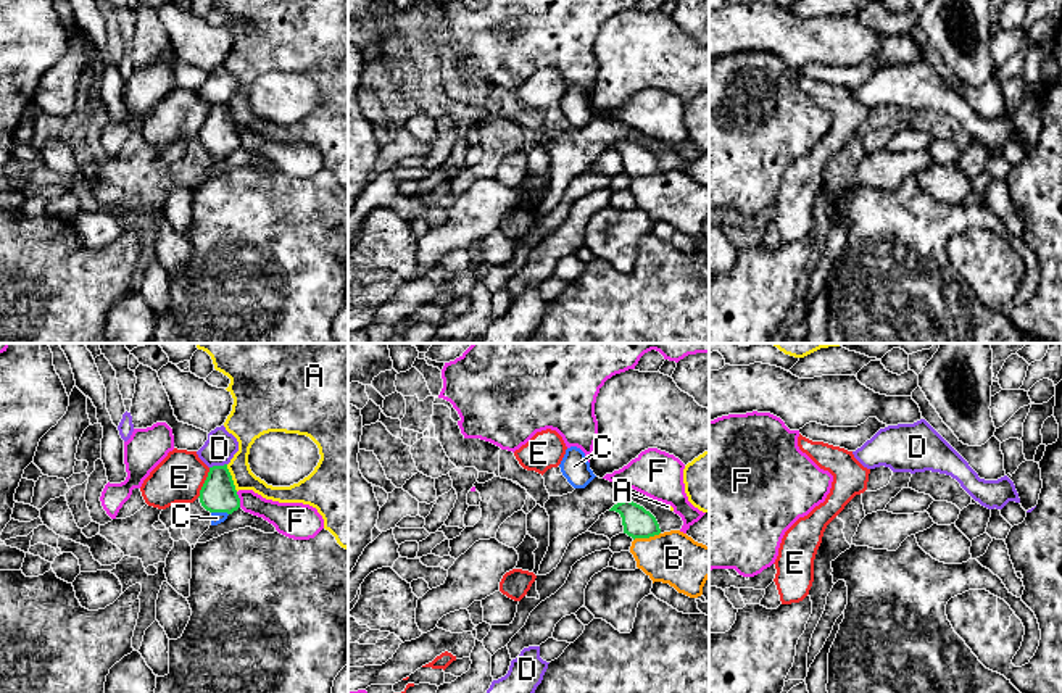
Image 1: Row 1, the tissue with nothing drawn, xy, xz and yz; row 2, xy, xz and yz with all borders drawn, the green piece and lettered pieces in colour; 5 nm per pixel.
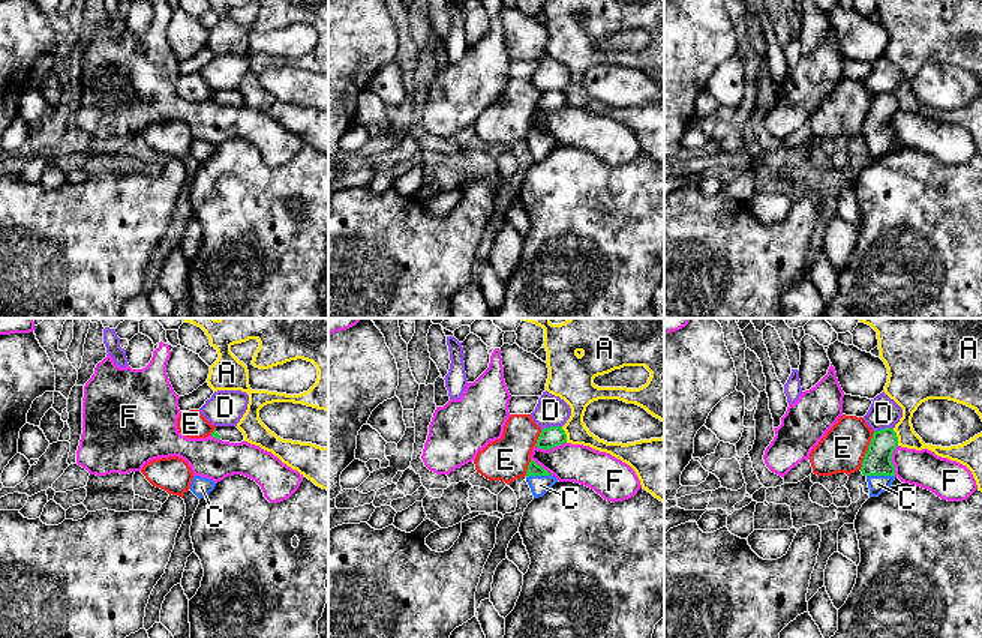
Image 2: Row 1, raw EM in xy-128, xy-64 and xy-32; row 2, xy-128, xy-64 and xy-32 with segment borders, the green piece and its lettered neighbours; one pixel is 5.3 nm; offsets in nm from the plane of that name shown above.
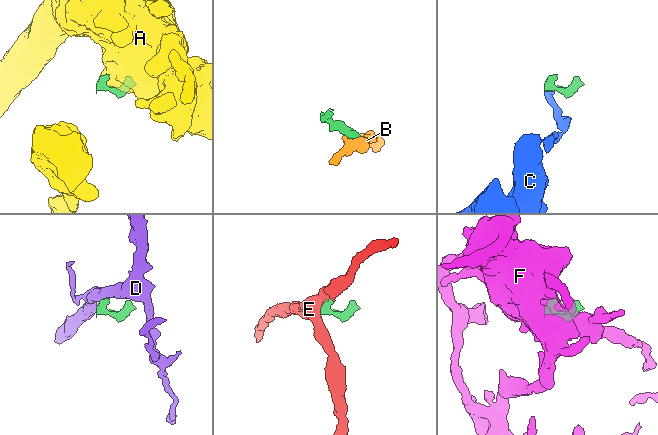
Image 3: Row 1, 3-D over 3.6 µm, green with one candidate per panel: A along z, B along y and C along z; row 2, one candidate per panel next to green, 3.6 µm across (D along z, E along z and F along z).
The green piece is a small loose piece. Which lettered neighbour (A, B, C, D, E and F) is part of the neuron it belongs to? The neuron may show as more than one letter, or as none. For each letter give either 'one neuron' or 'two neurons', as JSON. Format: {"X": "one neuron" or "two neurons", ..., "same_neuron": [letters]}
{"A": "two neurons", "B": "two neurons", "C": "one neuron", "D": "two neurons", "E": "two neurons", "F": "two neurons", "same_neuron": ["C"]}

